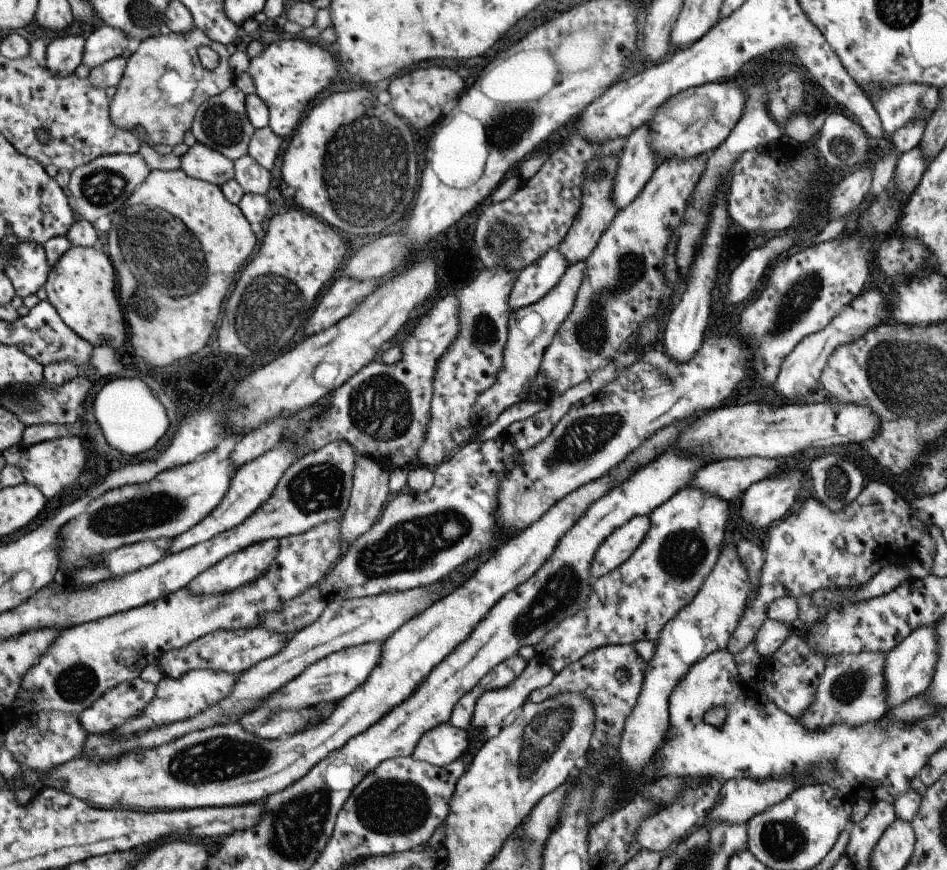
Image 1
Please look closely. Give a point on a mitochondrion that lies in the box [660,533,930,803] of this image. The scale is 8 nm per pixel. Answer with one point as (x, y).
(850, 688)

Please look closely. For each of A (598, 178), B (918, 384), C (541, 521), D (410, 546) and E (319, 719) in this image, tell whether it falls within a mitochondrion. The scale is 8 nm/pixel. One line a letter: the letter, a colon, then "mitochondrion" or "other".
A: mitochondrion
B: mitochondrion
C: other
D: mitochondrion
E: other

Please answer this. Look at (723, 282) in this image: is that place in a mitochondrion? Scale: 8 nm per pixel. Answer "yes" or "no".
no

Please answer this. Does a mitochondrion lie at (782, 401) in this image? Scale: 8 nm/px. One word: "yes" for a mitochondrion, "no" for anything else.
no

